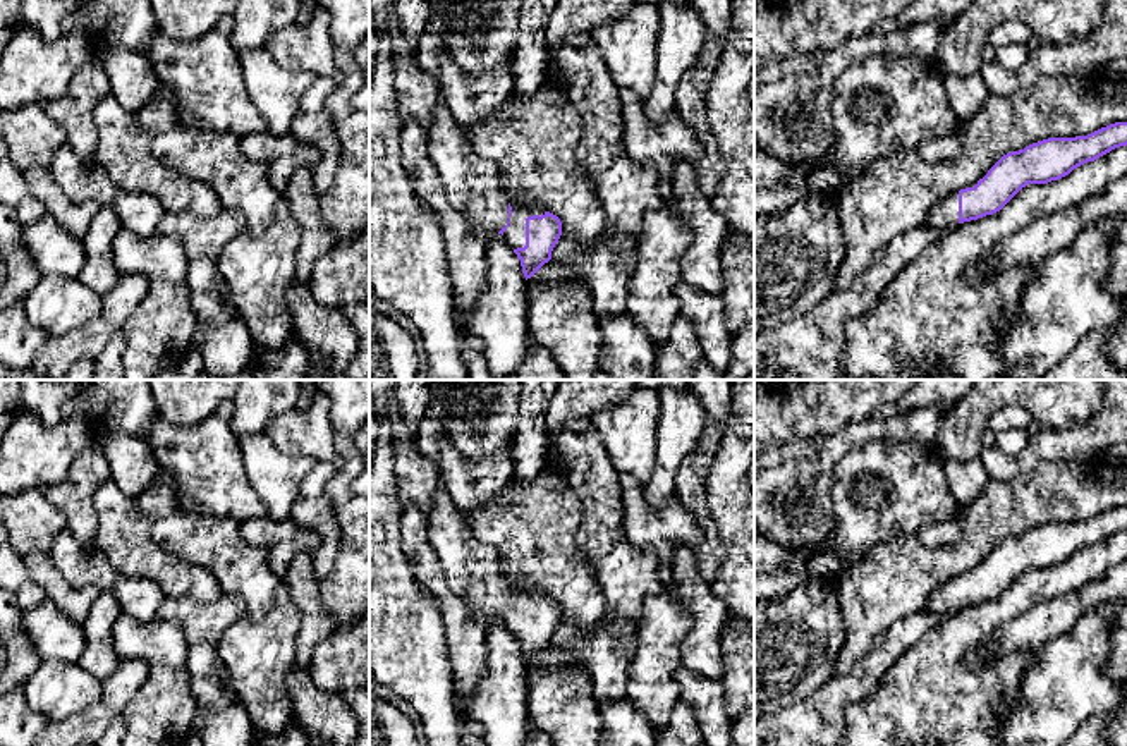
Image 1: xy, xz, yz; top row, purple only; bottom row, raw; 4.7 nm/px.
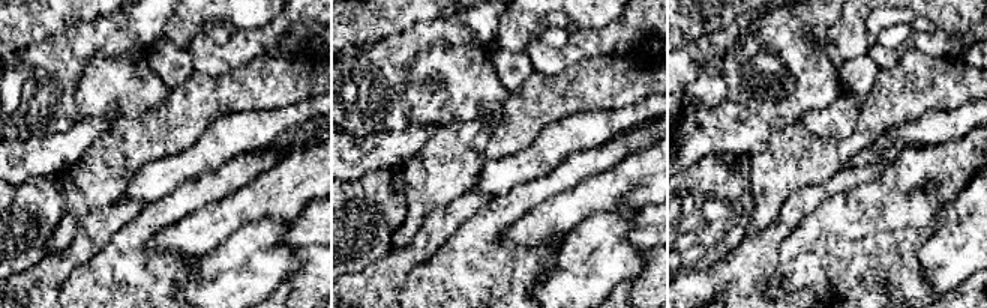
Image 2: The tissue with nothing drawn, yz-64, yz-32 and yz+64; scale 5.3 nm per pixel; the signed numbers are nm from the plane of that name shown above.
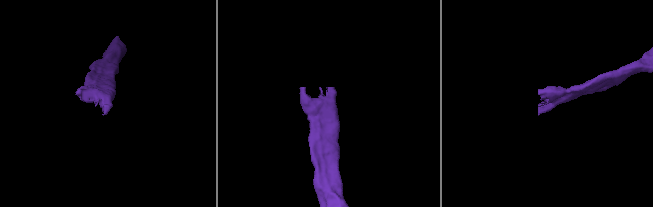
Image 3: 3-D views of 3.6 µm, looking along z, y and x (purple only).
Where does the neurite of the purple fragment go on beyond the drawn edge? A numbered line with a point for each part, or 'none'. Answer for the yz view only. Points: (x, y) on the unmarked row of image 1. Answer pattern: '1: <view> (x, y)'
1: yz (945, 600)

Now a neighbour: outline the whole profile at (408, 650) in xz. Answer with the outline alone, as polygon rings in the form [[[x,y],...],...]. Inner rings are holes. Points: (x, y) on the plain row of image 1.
[[[376,418],[376,423],[369,464],[369,670],[378,682],[416,710],[421,746],[462,746],[445,624],[435,602],[416,583],[400,538],[404,500],[397,490],[393,468],[397,428],[385,418]]]

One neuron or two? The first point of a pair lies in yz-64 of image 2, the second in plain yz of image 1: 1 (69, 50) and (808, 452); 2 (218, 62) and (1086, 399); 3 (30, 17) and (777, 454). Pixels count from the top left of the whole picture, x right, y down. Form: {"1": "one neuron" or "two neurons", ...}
{"1": "two neurons", "2": "two neurons", "3": "two neurons"}

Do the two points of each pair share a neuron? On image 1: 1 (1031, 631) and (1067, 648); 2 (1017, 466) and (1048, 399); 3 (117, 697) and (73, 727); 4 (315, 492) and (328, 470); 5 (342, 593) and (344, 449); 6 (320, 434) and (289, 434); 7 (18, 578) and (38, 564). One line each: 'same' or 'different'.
1: different
2: different
3: same
4: same
5: same
6: same
7: different

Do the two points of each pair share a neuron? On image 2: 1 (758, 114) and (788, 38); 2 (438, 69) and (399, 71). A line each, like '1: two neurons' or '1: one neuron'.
1: one neuron
2: two neurons

